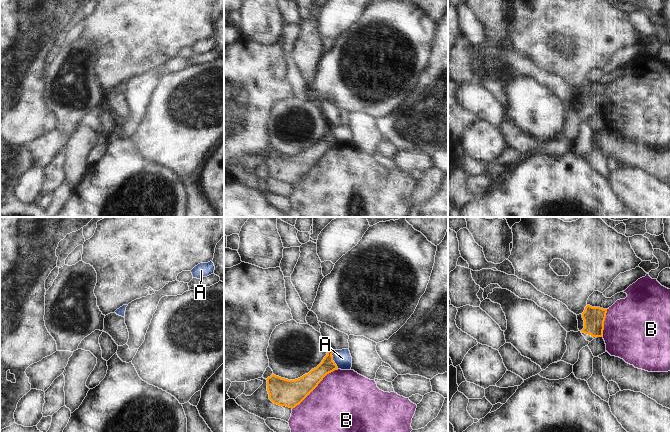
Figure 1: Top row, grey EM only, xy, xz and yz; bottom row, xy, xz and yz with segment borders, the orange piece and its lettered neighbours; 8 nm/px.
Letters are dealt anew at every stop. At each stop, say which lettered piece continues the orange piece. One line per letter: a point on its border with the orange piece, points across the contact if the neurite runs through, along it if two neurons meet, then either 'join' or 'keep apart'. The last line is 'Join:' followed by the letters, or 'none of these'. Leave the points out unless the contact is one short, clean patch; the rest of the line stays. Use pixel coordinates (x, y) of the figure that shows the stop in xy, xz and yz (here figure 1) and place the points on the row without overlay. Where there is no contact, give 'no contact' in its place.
A: contact xz (332, 136); border xz (332, 127), (332, 136), (338, 144); keep apart
B: contact xz (315, 163); keep apart
Join: none of these

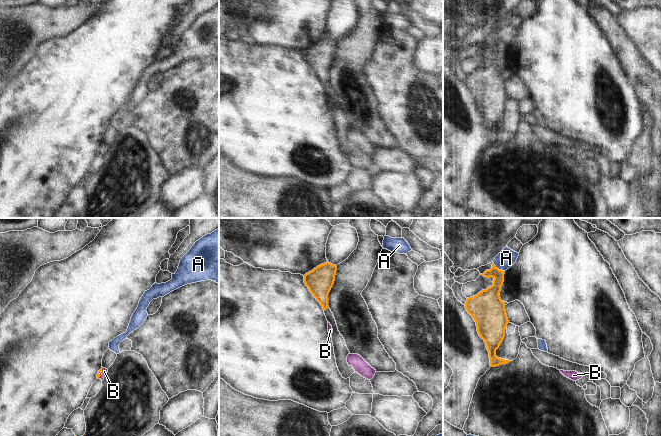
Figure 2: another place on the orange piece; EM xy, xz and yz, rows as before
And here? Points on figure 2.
A: contact yz (497, 44); keep apart
B: contact xy (98, 149); way xy (98, 151), (98, 149), (104, 147); join
Join: B

